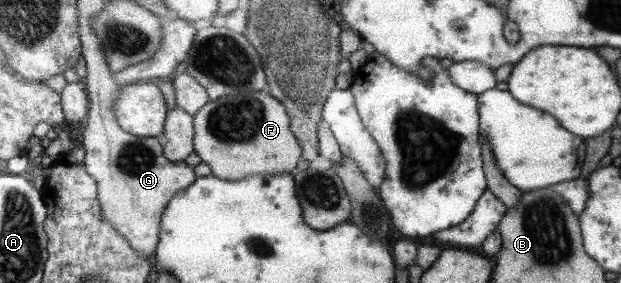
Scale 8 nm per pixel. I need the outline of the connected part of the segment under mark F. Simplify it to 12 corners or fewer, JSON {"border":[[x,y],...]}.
{"border":[[267,89],[194,115],[194,151],[218,179],[290,173],[302,157]]}

